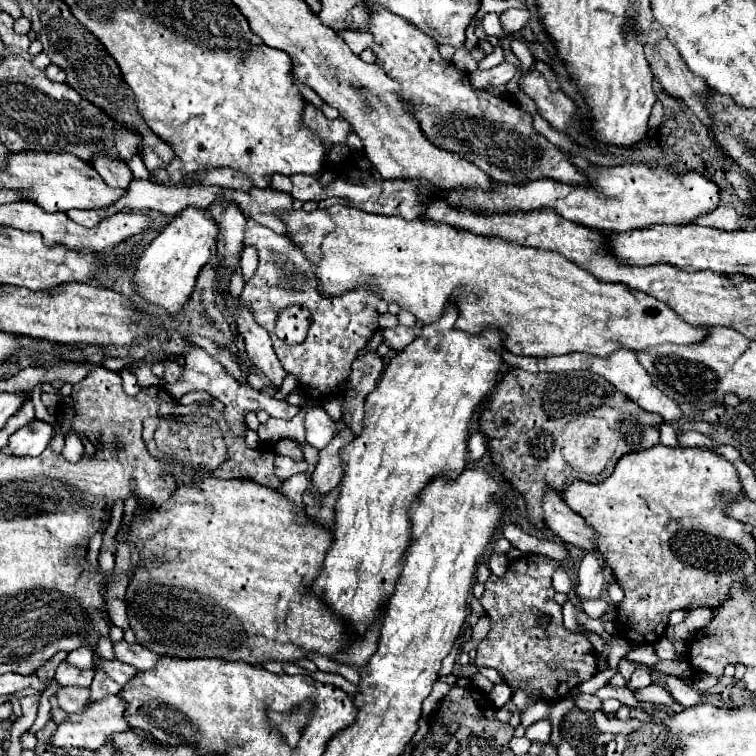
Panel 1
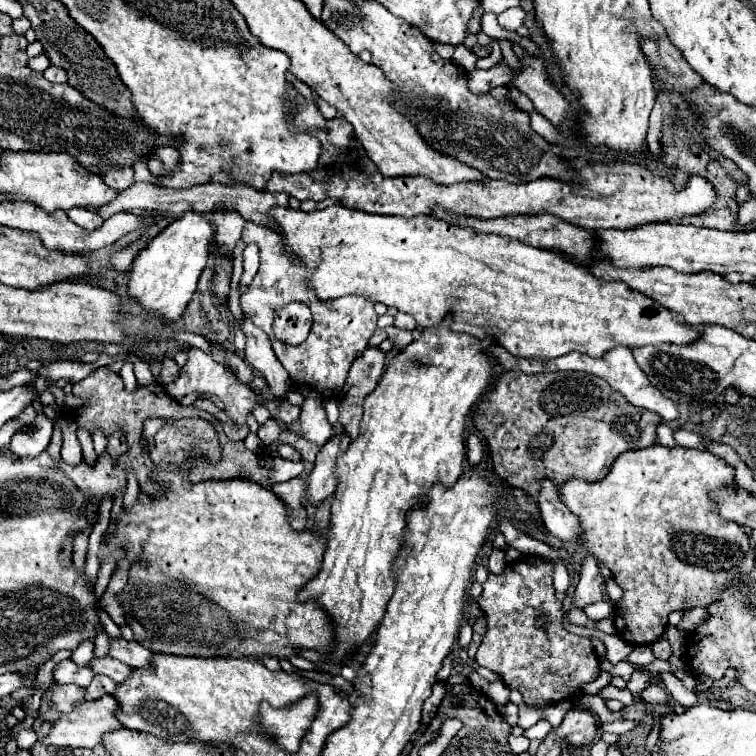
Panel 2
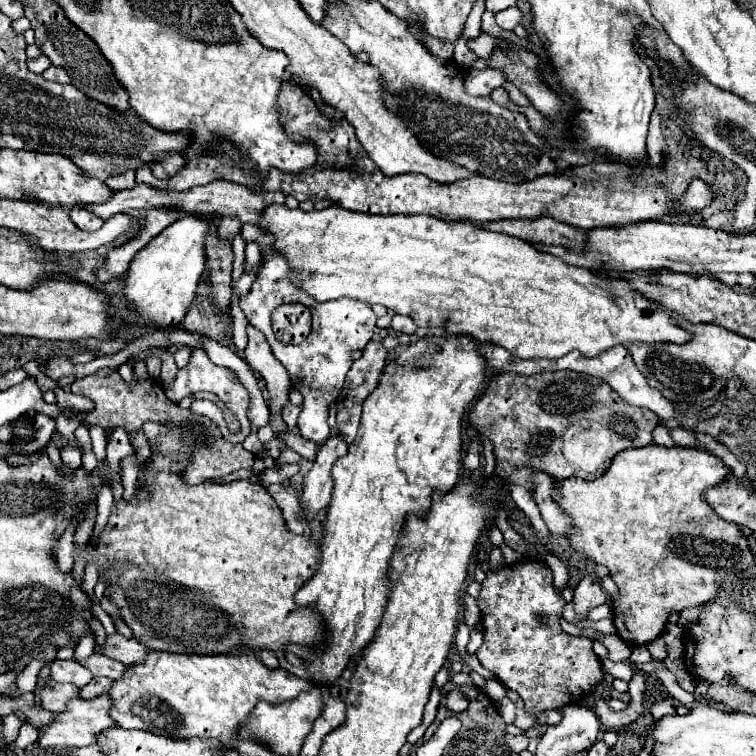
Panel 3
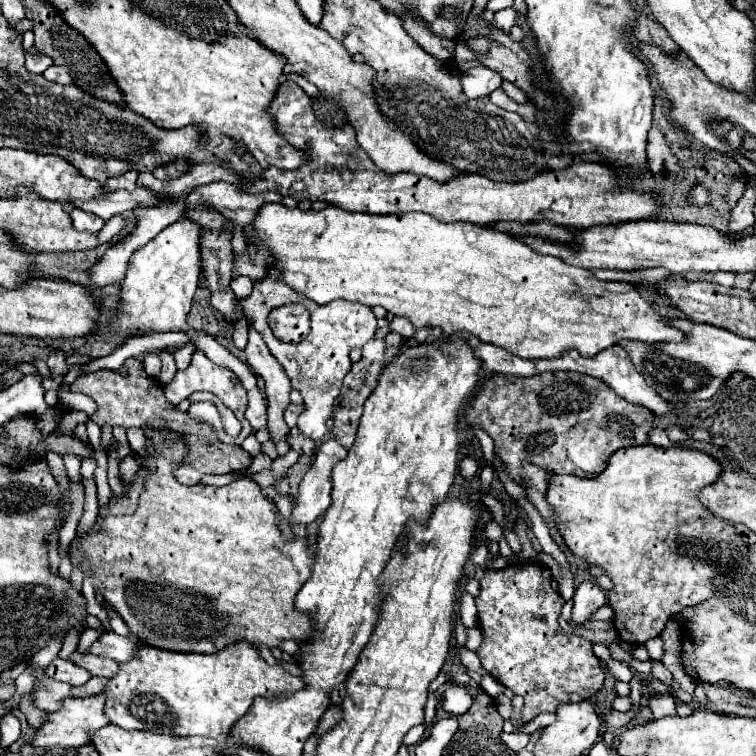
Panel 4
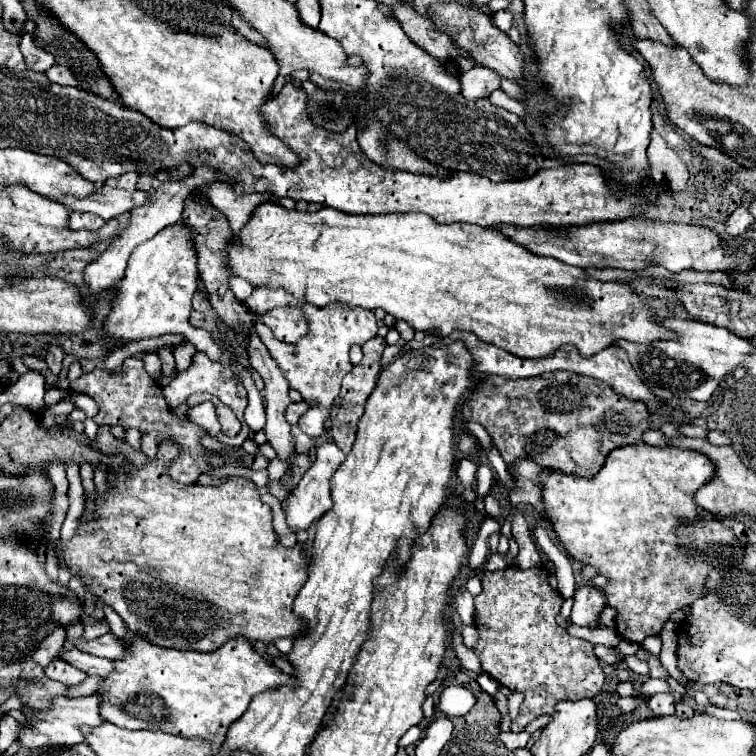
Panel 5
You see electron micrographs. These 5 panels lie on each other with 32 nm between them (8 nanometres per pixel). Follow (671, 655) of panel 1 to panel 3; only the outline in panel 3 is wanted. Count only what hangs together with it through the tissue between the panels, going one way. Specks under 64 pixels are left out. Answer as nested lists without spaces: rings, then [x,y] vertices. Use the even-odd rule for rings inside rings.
[[[656,638],[656,640],[648,642],[648,650],[650,650],[654,660],[664,660],[666,658],[666,644],[664,644],[662,638]]]

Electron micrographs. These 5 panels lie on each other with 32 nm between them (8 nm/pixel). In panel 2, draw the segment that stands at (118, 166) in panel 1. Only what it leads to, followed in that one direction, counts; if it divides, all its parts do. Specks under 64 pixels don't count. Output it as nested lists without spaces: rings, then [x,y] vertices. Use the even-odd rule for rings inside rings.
[[[132,168],[108,170],[106,176],[104,176],[104,182],[106,182],[110,188],[116,188],[116,190],[130,188],[130,186],[134,184],[134,170],[132,170]]]

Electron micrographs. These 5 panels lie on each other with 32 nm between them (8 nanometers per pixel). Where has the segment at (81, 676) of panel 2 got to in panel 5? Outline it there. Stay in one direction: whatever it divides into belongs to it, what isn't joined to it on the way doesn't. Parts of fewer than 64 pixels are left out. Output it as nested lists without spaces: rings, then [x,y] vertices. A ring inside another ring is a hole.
[[[52,660],[46,668],[44,668],[44,674],[60,684],[68,684],[68,686],[74,686],[74,684],[80,684],[86,674],[70,664],[64,664],[62,660]]]

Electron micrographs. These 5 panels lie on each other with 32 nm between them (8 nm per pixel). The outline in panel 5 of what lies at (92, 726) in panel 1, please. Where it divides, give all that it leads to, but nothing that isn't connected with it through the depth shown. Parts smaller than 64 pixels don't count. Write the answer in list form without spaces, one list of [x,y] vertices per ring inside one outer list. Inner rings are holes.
[[[92,694],[86,698],[66,698],[62,696],[60,700],[52,700],[52,708],[36,710],[34,718],[26,718],[20,722],[20,732],[18,732],[18,742],[24,748],[38,748],[38,746],[74,746],[84,742],[84,734],[80,732],[80,726],[98,726],[102,724],[102,716],[98,714],[100,710],[100,696]]]

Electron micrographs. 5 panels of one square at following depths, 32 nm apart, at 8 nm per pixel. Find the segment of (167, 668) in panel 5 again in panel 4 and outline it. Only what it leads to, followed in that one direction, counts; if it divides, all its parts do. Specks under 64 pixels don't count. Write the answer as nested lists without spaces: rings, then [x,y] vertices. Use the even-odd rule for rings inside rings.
[[[238,640],[236,644],[228,644],[228,648],[222,648],[214,654],[172,652],[148,648],[146,644],[142,644],[132,660],[120,664],[120,672],[108,680],[102,694],[106,698],[108,720],[124,730],[160,730],[172,736],[206,736],[224,746],[230,728],[248,712],[256,696],[274,696],[282,692],[294,694],[300,688],[304,688],[304,684],[298,676],[288,674],[278,664],[268,666],[252,644],[244,644],[244,640]]]

